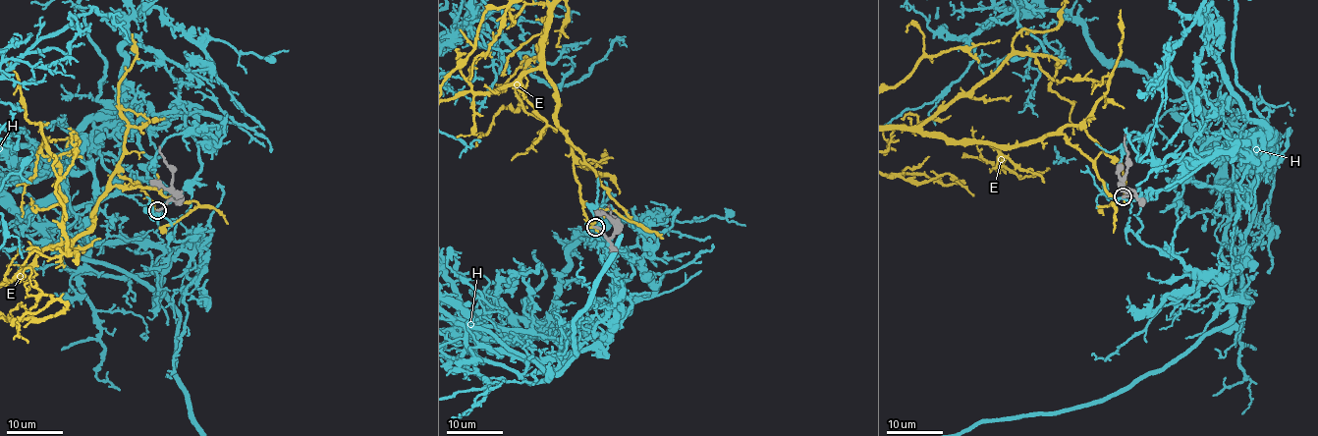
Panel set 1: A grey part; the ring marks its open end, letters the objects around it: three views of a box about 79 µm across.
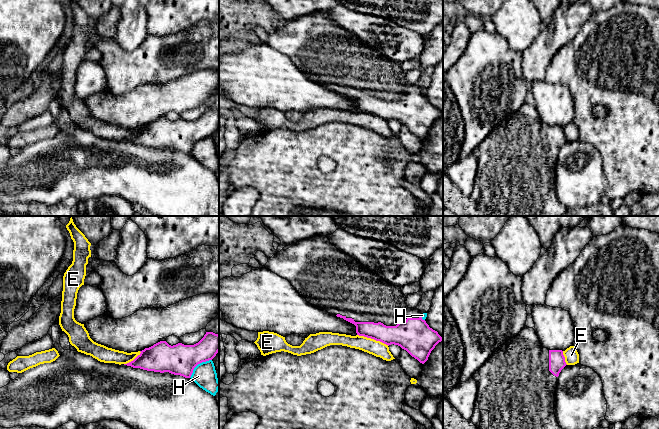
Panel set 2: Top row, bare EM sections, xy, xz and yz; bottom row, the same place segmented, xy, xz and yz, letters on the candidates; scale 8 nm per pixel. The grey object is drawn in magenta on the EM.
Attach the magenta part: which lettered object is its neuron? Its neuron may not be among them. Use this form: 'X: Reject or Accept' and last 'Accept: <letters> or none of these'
E: Reject
H: Reject
Accept: none of these

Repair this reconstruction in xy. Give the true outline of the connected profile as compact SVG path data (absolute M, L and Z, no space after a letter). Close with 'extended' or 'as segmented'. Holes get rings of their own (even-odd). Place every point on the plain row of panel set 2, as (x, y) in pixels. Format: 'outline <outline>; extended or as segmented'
outline M206 108L194 121L178 119L171 122L166 117L160 117L140 128L133 137L124 141L190 154L198 140L212 136L219 128L219 111Z; as segmented

